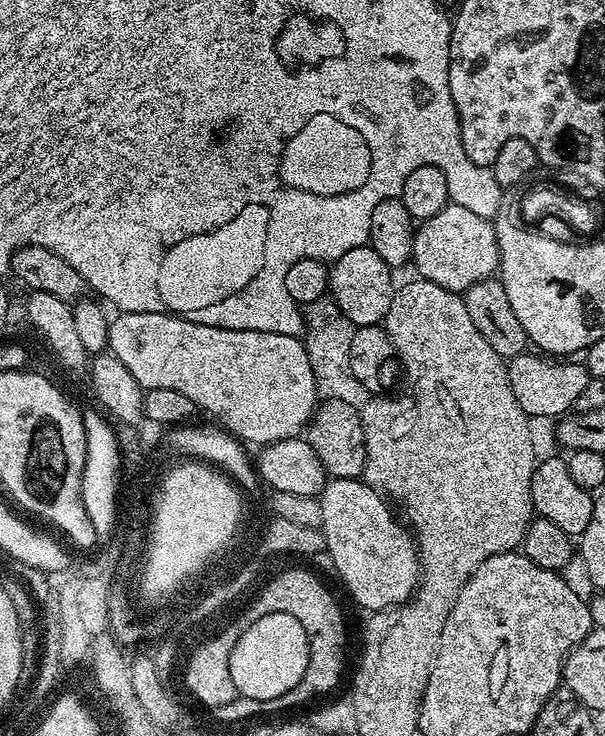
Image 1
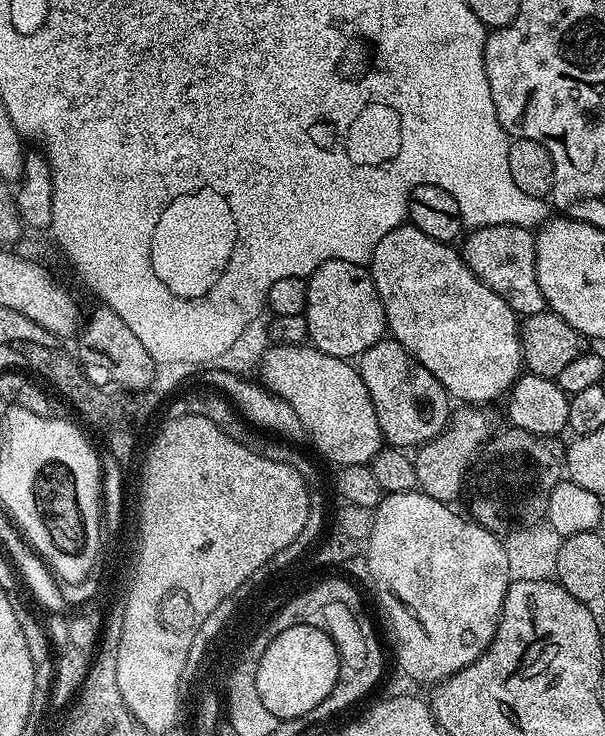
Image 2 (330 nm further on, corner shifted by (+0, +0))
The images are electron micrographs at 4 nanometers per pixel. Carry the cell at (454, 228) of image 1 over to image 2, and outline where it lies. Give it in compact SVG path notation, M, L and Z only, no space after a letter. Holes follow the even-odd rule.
M516 224L510 226L486 226L469 231L463 237L464 248L462 255L465 262L470 266L470 270L490 290L498 293L503 300L508 301L509 306L516 311L517 317L527 318L545 311L544 295L538 286L536 277L536 237L527 228L519 228Z

